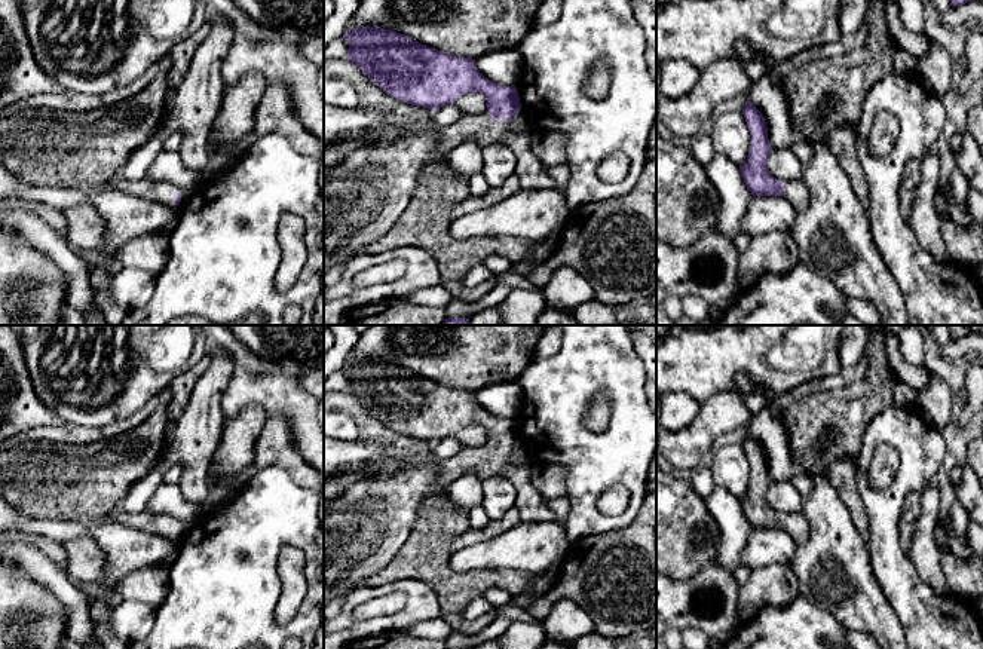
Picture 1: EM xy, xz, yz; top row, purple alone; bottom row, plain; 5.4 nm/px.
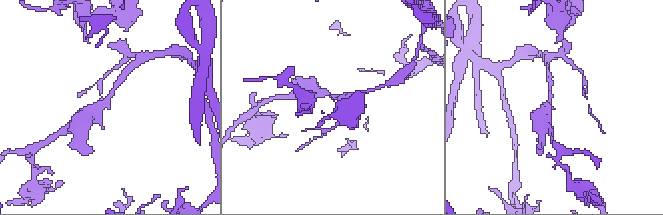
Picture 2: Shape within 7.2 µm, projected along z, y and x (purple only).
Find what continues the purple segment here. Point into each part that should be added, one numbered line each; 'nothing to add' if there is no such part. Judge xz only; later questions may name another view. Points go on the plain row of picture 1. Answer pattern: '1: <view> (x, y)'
1: xz (364, 527)

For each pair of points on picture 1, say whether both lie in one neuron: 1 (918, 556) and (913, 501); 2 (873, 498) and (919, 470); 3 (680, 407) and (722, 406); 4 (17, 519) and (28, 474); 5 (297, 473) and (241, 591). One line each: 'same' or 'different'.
1: different
2: same
3: different
4: different
5: different

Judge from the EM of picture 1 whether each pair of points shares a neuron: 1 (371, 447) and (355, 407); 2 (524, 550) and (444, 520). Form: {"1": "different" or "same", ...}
{"1": "different", "2": "different"}

